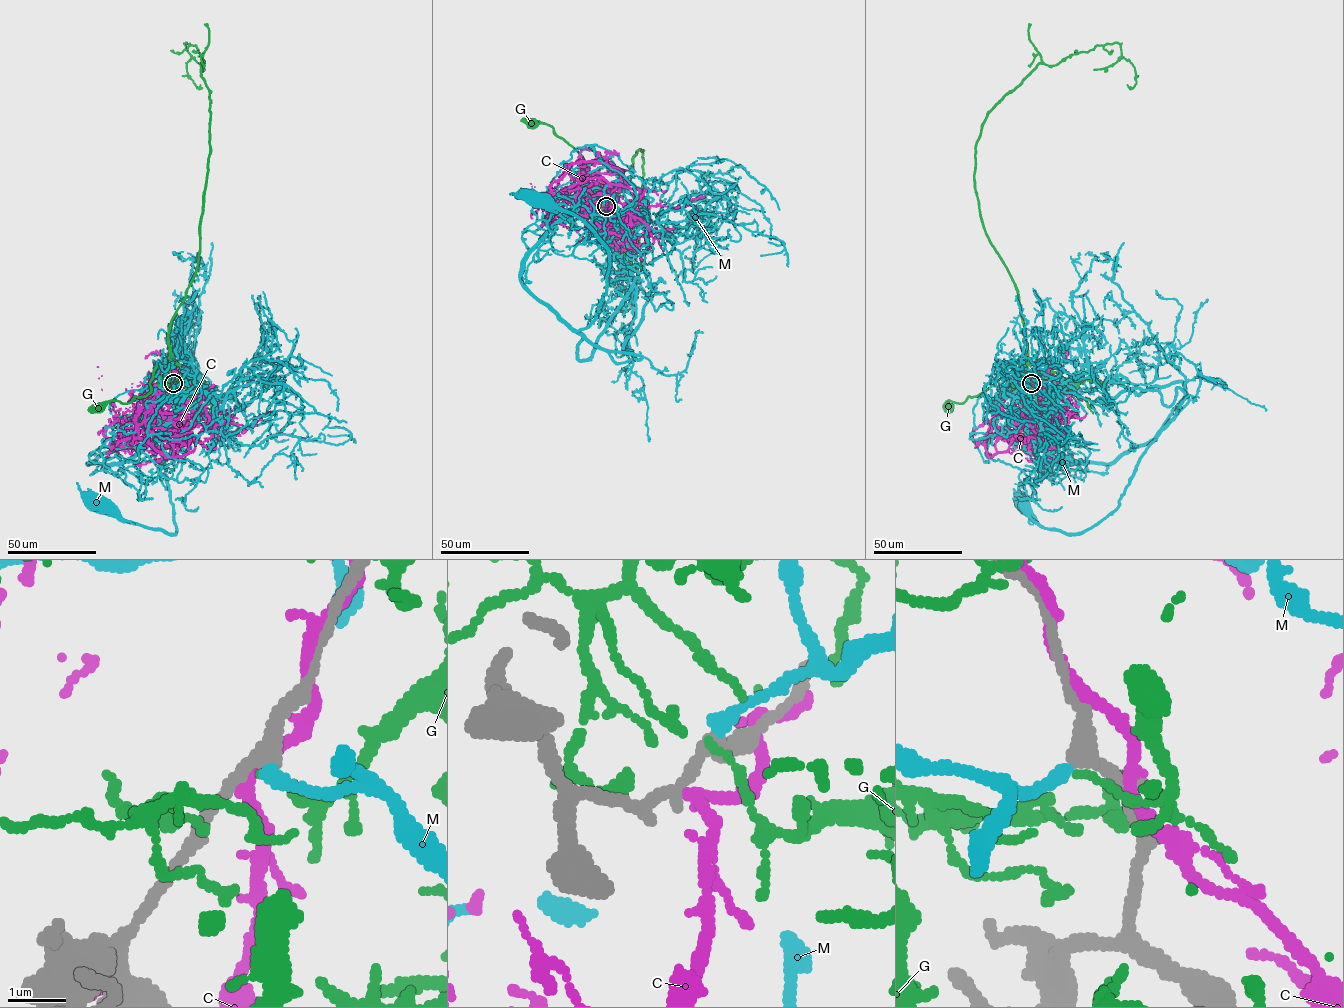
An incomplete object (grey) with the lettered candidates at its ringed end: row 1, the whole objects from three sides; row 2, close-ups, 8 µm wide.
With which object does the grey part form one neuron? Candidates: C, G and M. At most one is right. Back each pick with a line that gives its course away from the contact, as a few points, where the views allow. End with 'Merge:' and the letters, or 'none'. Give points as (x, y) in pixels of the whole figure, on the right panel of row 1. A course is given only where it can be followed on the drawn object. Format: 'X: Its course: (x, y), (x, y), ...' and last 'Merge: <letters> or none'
M: Its course: (1031, 383), (1013, 410), (1052, 463), (1108, 463), (1155, 440), (1118, 506), (1080, 532), (1045, 528), (1026, 506)
Merge: M

